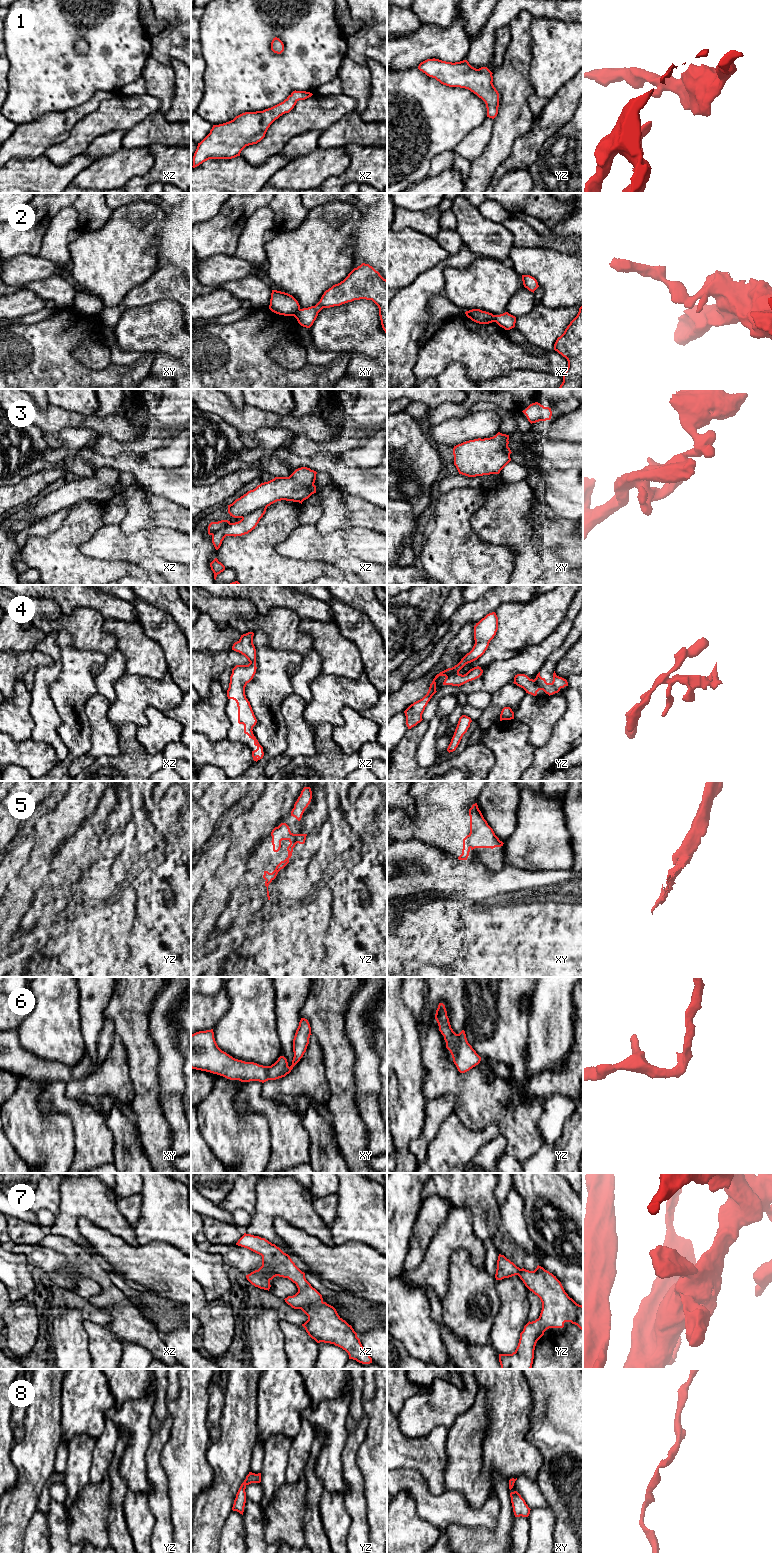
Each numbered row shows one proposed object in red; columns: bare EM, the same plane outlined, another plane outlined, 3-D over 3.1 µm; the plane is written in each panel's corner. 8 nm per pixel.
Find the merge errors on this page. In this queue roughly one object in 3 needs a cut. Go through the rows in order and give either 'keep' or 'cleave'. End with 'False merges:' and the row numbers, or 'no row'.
1: keep
2: cleave
3: cleave
4: keep
5: keep
6: keep
7: keep
8: keep
False merges: 2, 3

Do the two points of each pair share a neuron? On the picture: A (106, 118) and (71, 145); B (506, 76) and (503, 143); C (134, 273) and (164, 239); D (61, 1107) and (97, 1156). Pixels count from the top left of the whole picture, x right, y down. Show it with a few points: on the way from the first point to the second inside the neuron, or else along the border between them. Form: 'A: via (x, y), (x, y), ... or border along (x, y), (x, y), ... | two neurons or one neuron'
A: via (97, 123), (80, 137) | one neuron
B: via (507, 93), (507, 126) | one neuron
C: border along (163, 222), (158, 234), (157, 267) | two neurons
D: via (74, 1115), (91, 1132), (94, 1143) | one neuron

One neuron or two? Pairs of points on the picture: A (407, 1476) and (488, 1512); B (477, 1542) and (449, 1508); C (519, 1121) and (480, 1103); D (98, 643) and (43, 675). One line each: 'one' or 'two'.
A: one
B: two
C: one
D: two

